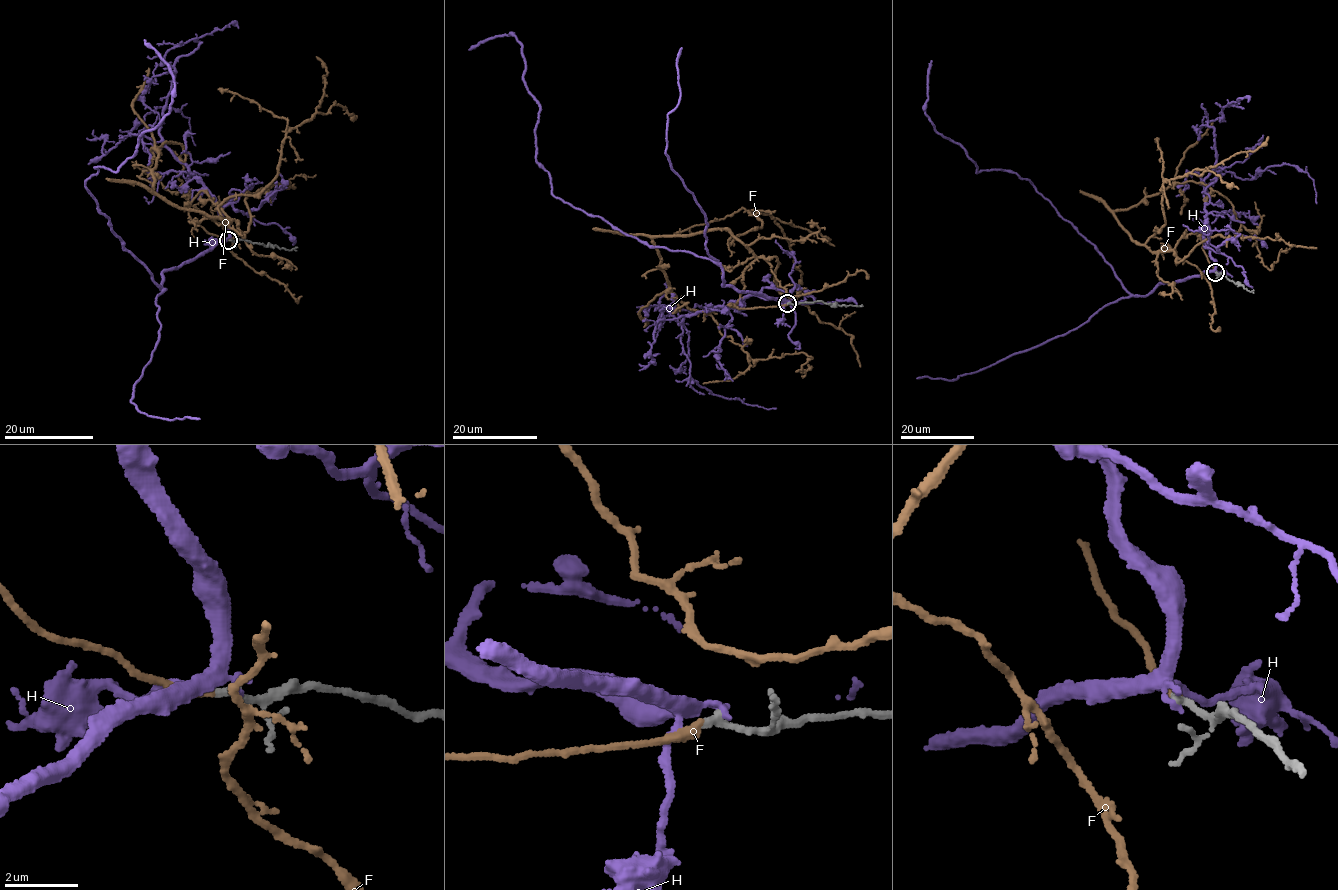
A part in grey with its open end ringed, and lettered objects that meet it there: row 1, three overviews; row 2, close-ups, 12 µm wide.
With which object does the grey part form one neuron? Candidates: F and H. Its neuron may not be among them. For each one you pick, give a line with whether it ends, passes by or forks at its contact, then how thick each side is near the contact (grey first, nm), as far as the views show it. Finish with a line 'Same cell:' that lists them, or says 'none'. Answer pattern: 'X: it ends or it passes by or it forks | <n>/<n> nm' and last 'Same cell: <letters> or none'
F: it ends | 260/300 nm
Same cell: F

